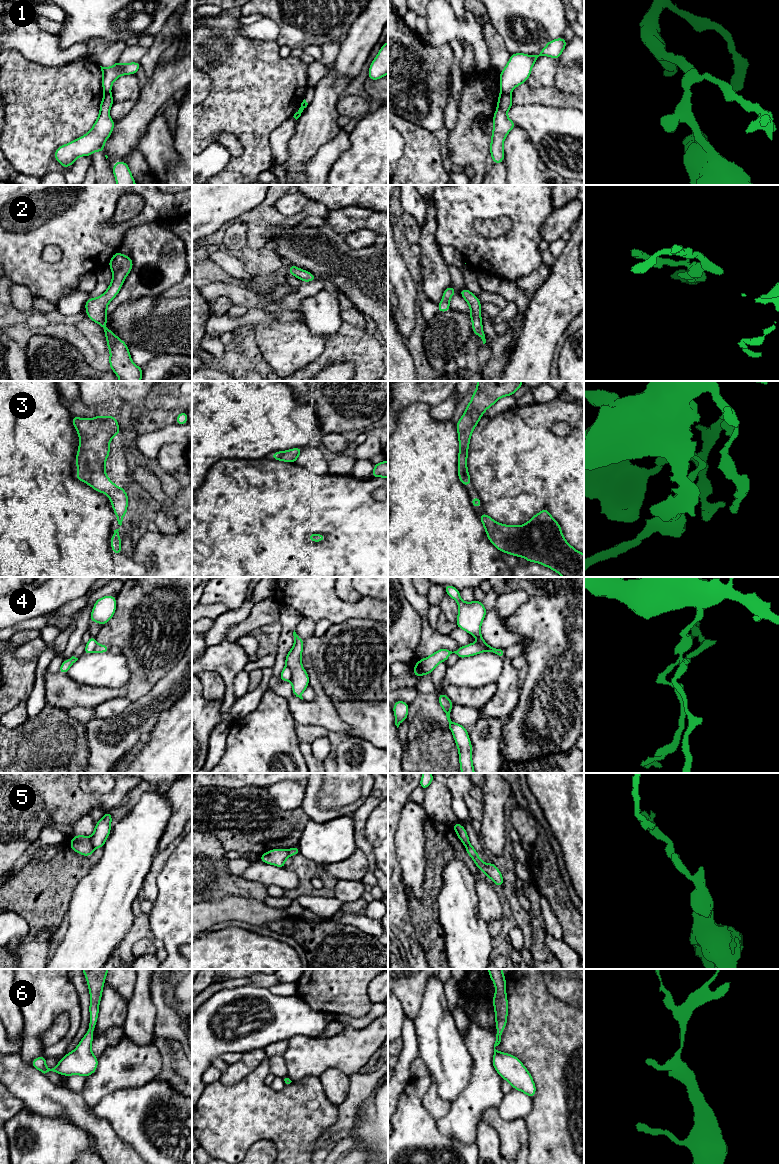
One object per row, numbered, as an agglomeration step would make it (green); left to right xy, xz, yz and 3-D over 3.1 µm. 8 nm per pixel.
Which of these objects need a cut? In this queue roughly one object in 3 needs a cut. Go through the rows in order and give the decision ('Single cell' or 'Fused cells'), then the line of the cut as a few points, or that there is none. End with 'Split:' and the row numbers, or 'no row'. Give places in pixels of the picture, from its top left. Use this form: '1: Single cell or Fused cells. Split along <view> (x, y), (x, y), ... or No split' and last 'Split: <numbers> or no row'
1: Fused cells. Split along yz (501, 91), (510, 94)
2: Single cell. No split
3: Single cell. No split
4: Fused cells. Split along xz (286, 665), (290, 669), (291, 679)
5: Fused cells. Split along xy (88, 838), (94, 848)
6: Single cell. No split
Split: 1, 4, 5

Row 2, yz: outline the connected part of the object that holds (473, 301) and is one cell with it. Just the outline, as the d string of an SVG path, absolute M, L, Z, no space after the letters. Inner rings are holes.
M464 287L459 294L465 299L465 301L468 303L470 307L471 312L469 313L469 316L472 320L472 331L478 337L480 337L483 341L483 344L485 344L486 339L482 326L481 319L482 310L479 297L471 293L466 287Z

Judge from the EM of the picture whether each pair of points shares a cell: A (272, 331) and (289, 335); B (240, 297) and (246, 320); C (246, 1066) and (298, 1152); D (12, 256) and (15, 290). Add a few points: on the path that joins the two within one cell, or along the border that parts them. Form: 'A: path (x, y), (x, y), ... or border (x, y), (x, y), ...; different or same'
A: path (276, 335), (285, 335); same
B: border (249, 307), (263, 309); different
C: border (266, 1055), (242, 1079), (230, 1085); different
D: border (13, 283), (23, 285), (33, 298); different

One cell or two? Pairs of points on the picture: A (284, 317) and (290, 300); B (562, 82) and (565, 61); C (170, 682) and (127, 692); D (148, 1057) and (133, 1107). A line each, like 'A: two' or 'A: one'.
A: two
B: one
C: two
D: two

